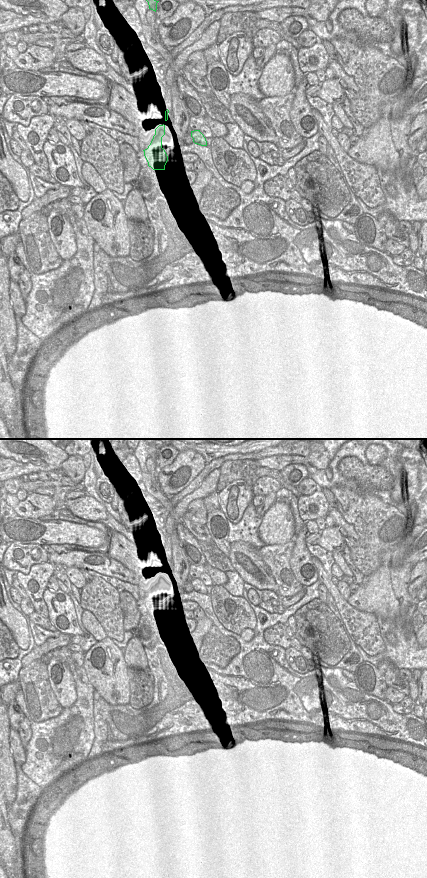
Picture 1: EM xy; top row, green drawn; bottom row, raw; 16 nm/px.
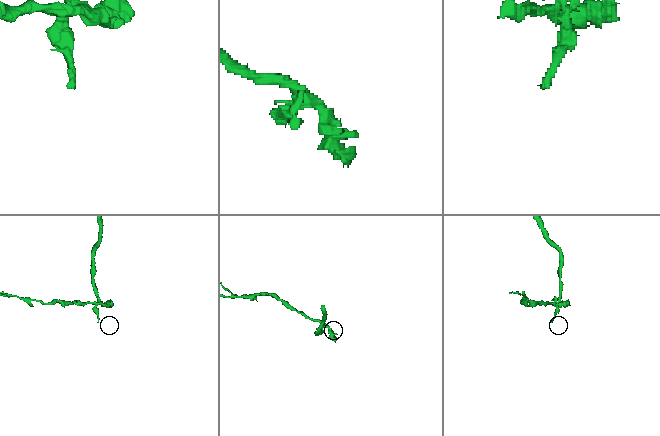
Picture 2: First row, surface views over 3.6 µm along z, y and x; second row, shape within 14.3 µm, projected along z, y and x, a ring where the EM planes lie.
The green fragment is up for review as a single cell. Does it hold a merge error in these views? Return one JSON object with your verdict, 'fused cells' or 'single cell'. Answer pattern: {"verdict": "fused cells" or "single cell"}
{"verdict": "fused cells"}

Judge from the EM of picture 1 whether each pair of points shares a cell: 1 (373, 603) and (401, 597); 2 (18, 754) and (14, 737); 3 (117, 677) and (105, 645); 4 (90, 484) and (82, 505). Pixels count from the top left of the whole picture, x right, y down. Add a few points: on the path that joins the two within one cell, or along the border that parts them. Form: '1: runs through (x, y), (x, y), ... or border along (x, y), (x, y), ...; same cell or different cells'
1: runs through (380, 597), (394, 597); same cell
2: runs through (18, 750), (15, 741); same cell
3: runs through (109, 669), (106, 666), (105, 653); same cell
4: border along (85, 493), (94, 497), (102, 504); different cells

